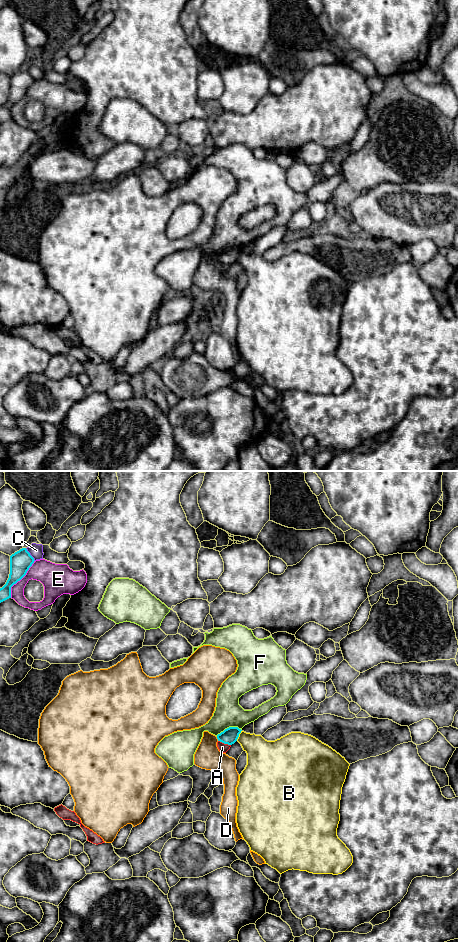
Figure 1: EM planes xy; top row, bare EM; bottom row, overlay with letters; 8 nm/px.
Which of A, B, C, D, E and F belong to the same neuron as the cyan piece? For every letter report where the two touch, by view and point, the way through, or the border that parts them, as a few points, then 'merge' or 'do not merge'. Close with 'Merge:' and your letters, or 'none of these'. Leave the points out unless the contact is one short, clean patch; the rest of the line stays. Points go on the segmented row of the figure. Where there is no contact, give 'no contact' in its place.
A: meets cyan in xy at (224, 743); border along xy (218, 740), (230, 745); do not merge
B: meets cyan in xy at (238, 735); do not merge
C: meets cyan in xy at (29, 554); do not merge
D: meets cyan in xy at (217, 738); do not merge
E: meets cyan in xy at (20, 579); do not merge
F: meets cyan in xy at (229, 727); do not merge
Merge: none of these

